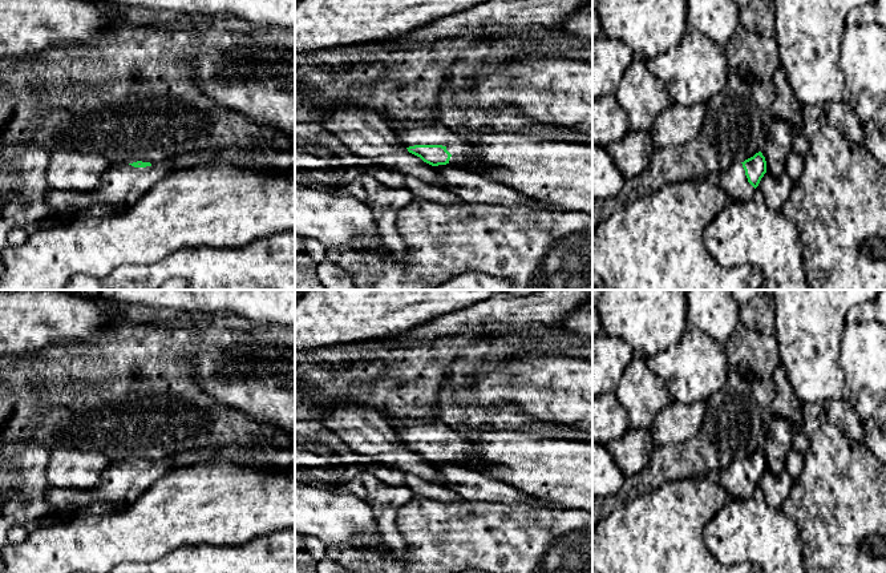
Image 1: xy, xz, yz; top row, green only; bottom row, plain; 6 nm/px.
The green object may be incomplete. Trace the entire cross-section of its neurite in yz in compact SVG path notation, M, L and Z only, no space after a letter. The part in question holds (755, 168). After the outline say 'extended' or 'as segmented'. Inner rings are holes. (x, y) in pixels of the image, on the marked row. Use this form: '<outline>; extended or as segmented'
M761 152L744 162L735 162L717 178L721 186L733 201L749 198L766 173L766 161Z; extended

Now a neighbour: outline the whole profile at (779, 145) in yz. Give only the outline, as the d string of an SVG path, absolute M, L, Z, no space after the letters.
M773 120L770 133L760 149L766 161L766 172L772 175L785 173L788 157L794 150L794 136L796 132L790 122Z

